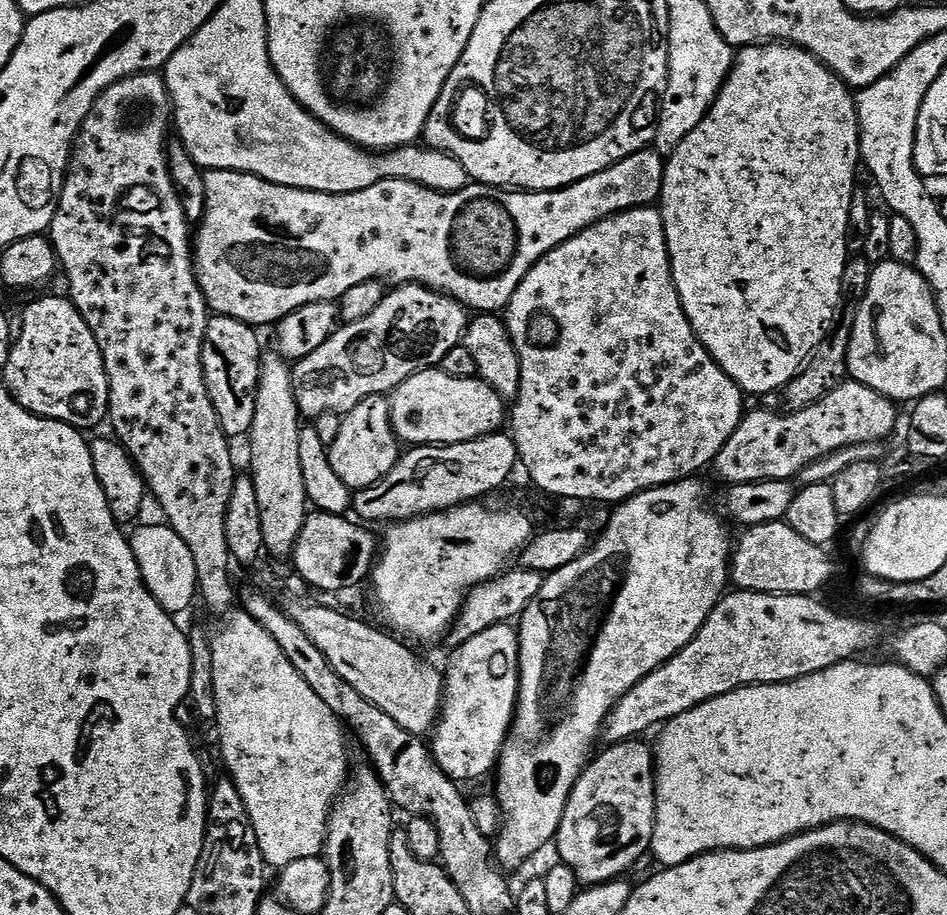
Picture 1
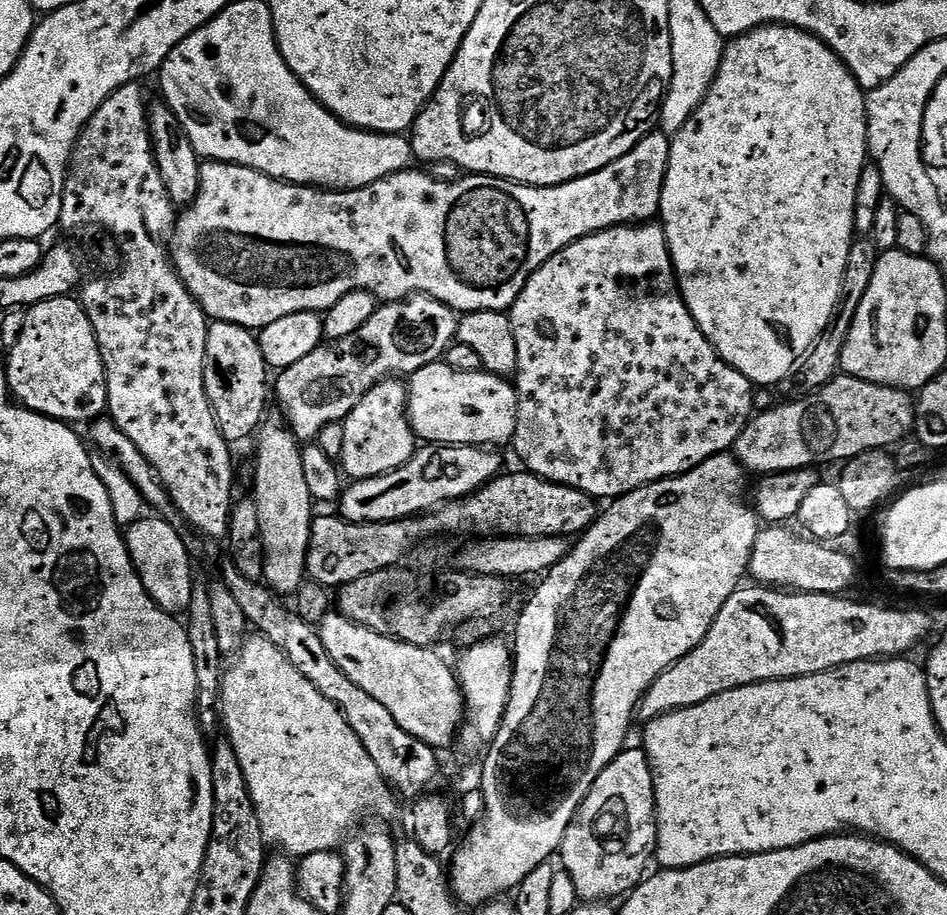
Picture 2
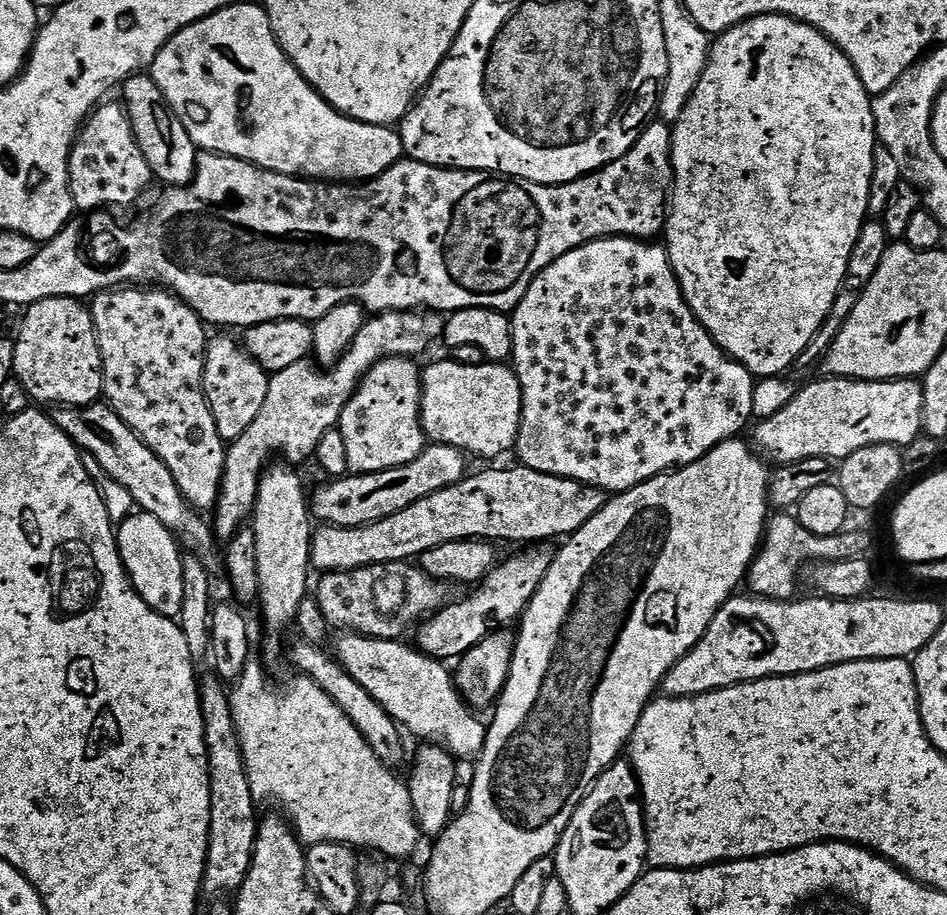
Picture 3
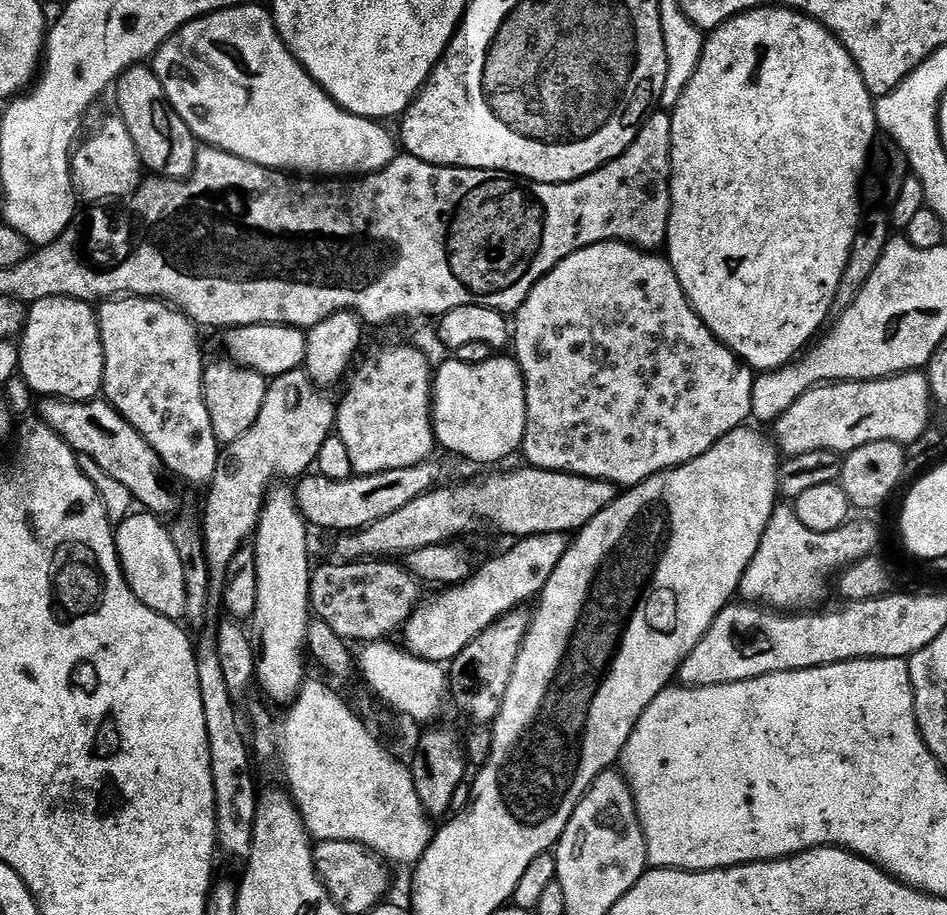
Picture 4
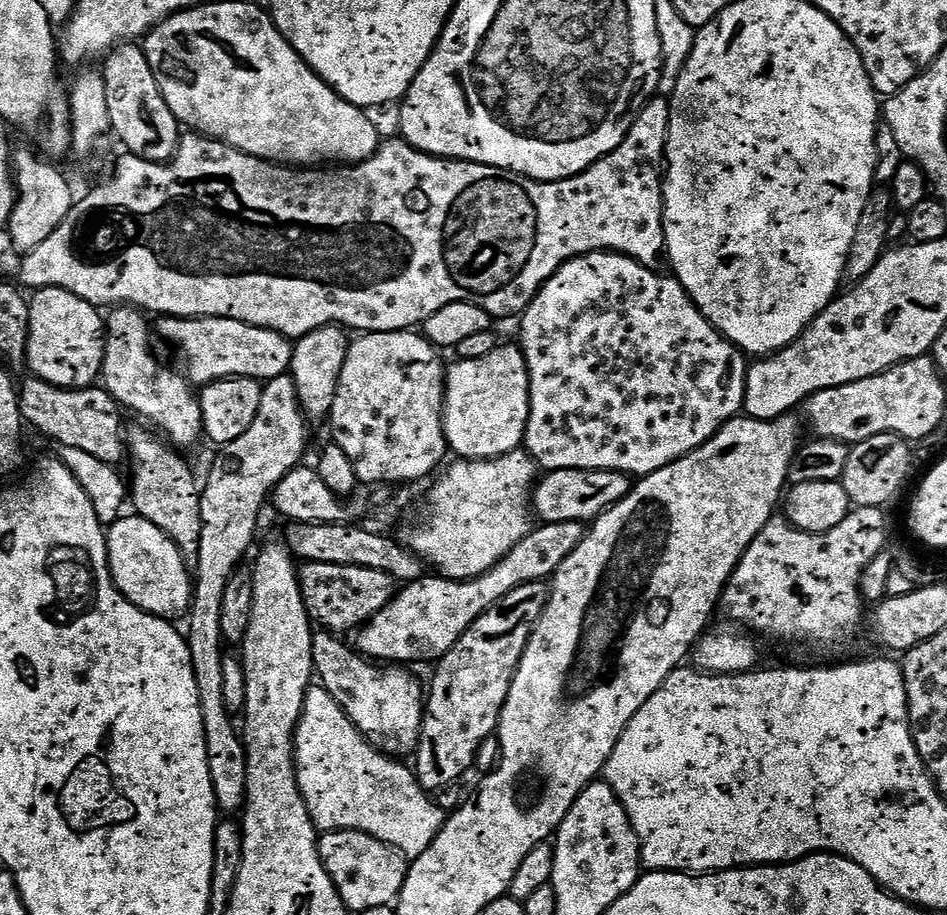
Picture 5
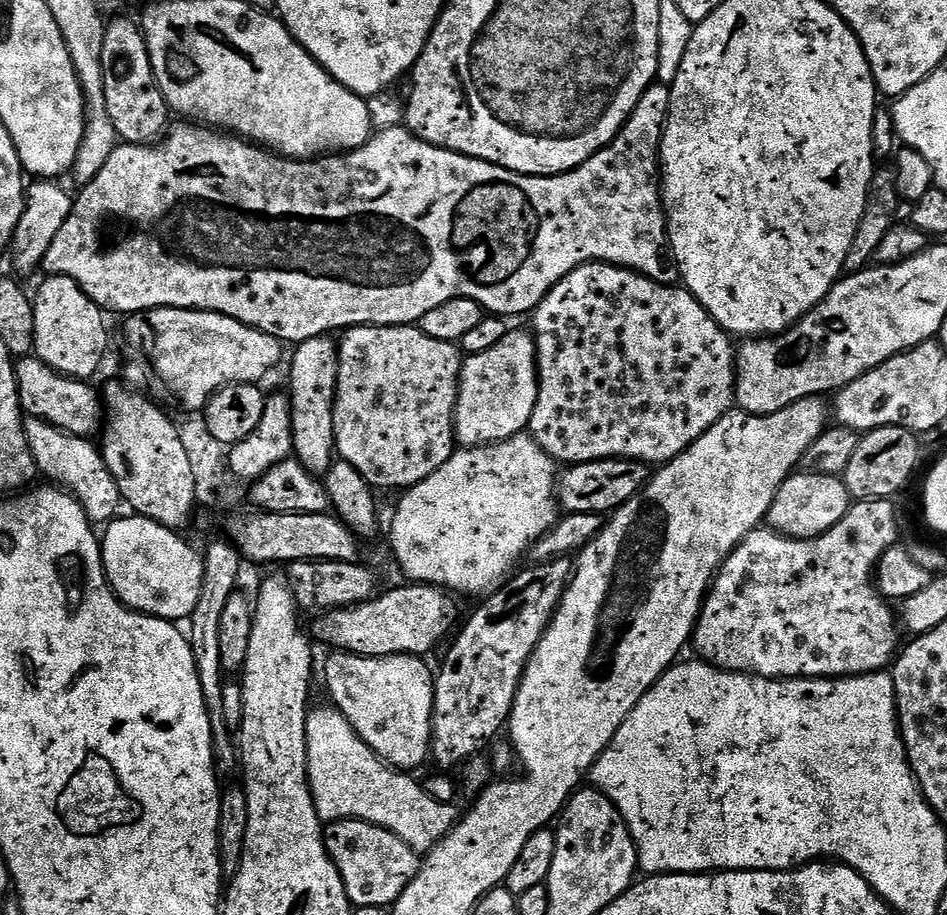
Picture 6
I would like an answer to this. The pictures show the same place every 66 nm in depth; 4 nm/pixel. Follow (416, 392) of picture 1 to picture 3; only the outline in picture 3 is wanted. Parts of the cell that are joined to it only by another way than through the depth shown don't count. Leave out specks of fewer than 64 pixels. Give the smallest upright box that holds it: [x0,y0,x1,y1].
[420,358,522,457]

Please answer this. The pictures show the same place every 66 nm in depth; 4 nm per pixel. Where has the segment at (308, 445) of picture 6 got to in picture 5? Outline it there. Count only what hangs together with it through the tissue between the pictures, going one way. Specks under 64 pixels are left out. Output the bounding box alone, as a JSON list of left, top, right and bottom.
[290,324,349,421]

